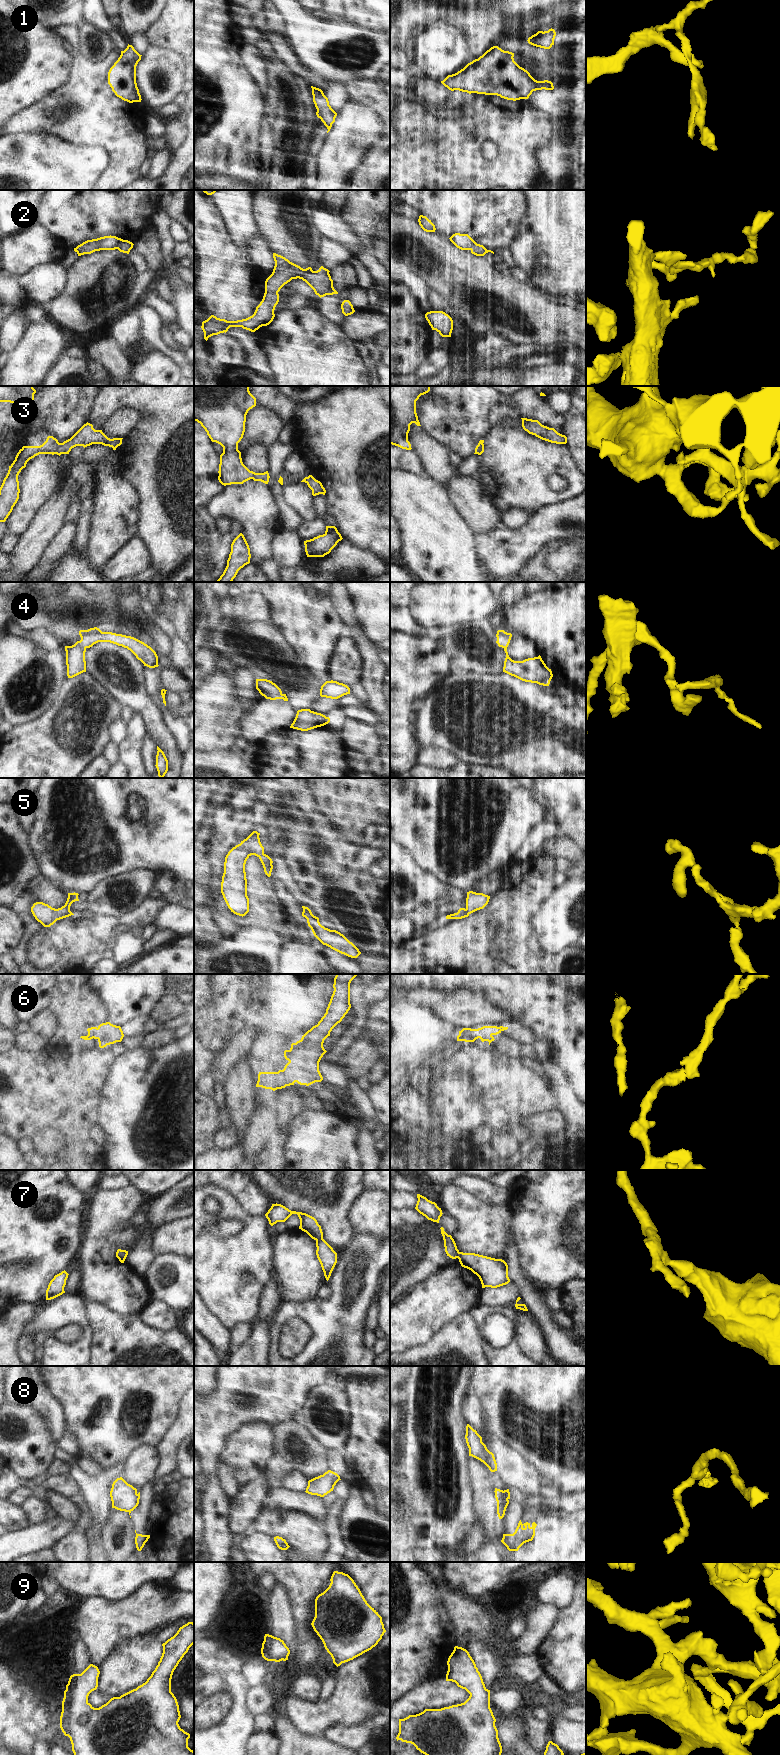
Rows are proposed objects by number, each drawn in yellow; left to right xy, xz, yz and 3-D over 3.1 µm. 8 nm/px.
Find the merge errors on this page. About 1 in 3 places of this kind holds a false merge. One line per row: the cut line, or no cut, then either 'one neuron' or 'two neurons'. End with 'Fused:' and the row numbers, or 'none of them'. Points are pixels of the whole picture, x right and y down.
1: no cut | one neuron
2: no cut | one neuron
3: no cut | one neuron
4: no cut | one neuron
5: no cut | one neuron
6: no cut | one neuron
7: no cut | one neuron
8: yz (503, 1491), (507, 1499) | two neurons
9: no cut | one neuron
Fused: 8

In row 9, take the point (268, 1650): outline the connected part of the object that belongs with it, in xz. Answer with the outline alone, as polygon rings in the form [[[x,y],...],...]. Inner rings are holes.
[[[265,1634],[261,1654],[267,1661],[280,1662],[288,1660],[290,1650],[280,1638]]]

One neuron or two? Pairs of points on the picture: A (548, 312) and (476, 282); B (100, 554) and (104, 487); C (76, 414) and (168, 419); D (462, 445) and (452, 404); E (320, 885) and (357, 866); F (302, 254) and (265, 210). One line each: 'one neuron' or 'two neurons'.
A: one neuron
B: one neuron
C: two neurons
D: one neuron
E: two neurons
F: one neuron

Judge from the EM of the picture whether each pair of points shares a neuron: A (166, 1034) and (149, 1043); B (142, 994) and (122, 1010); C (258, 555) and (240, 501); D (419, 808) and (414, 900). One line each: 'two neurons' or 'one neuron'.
A: one neuron
B: one neuron
C: one neuron
D: two neurons

